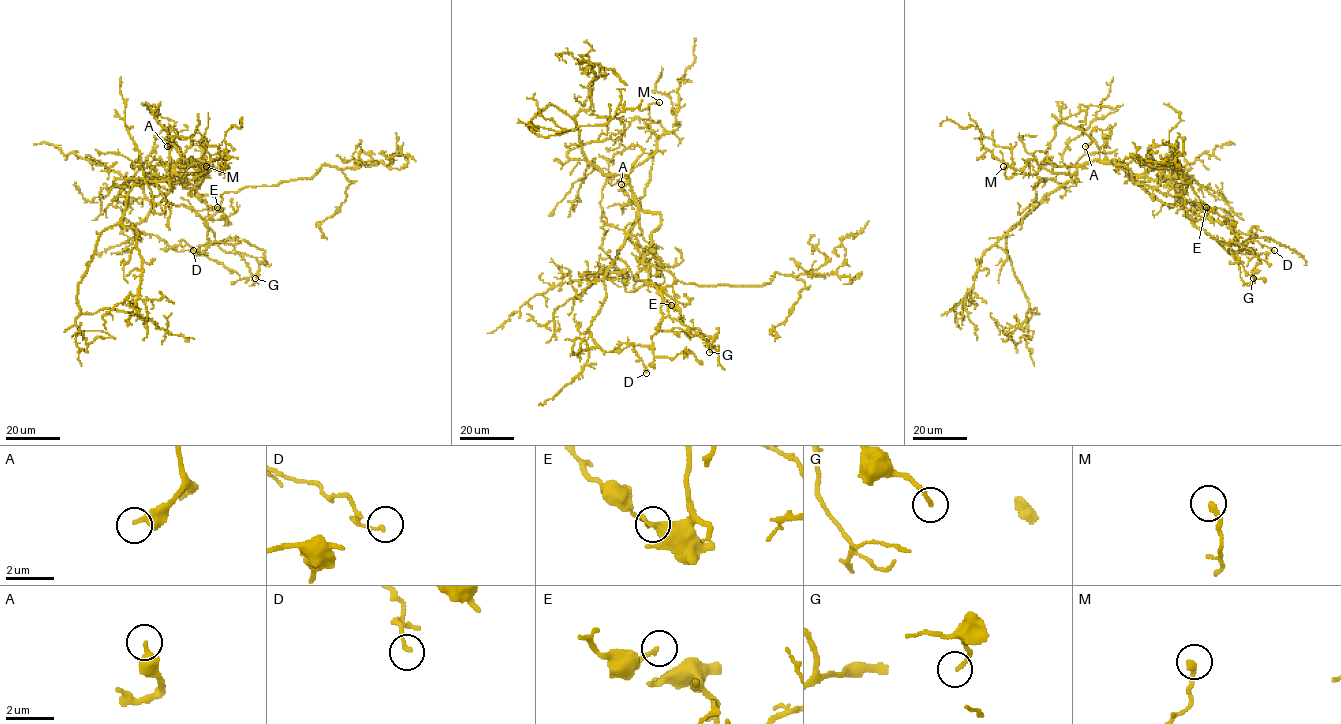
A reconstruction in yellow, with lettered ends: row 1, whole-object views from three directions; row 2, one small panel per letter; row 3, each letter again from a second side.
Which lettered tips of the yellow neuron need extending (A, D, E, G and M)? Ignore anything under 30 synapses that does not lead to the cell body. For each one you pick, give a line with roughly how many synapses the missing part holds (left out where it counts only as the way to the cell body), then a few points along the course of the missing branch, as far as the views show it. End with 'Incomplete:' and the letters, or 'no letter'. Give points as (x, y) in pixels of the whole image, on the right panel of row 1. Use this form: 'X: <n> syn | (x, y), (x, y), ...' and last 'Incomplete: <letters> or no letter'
Incomplete: no letter

